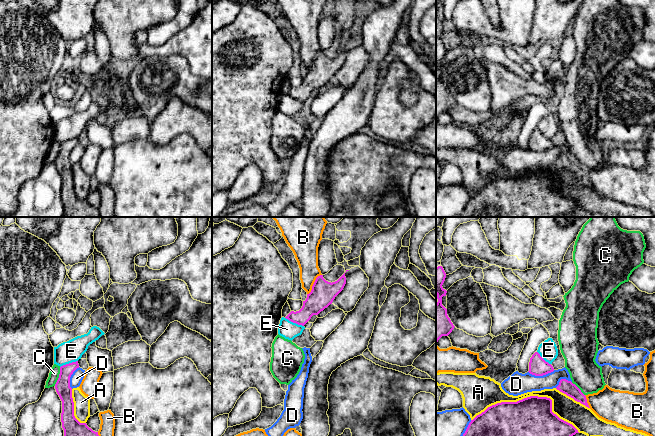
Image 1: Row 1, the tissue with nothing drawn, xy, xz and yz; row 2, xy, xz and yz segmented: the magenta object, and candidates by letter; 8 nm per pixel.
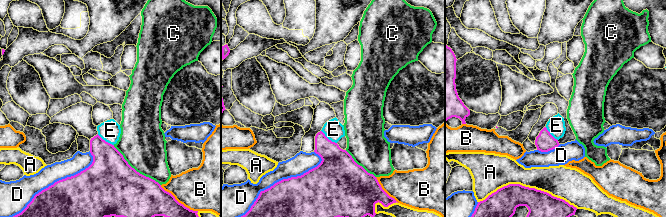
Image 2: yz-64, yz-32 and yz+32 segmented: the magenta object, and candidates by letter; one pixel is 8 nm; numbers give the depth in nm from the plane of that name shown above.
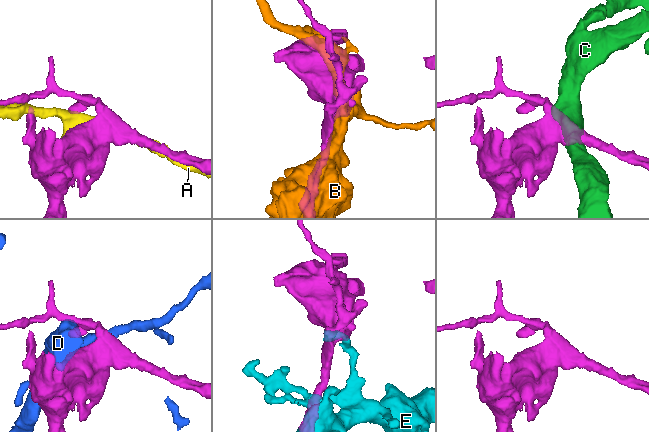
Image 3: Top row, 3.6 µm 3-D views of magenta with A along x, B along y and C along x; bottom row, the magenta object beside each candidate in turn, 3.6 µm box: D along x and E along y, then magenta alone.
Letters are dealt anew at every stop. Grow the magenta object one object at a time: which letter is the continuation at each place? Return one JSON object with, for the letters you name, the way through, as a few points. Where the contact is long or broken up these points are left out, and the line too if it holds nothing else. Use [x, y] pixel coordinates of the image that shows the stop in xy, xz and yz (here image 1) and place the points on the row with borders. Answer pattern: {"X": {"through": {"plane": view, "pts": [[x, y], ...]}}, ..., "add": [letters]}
{"add": []}

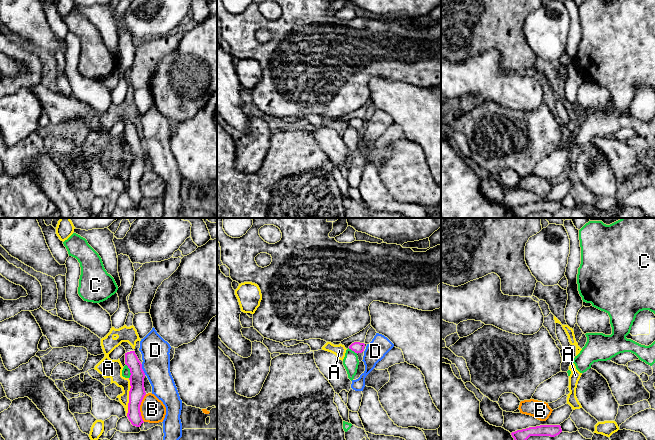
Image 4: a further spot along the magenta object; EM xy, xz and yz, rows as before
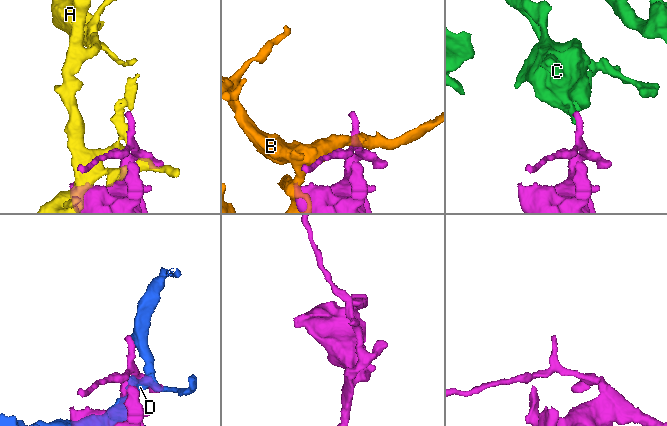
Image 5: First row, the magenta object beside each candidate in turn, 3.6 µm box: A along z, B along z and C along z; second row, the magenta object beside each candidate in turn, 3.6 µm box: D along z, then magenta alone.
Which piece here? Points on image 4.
{"add": []}

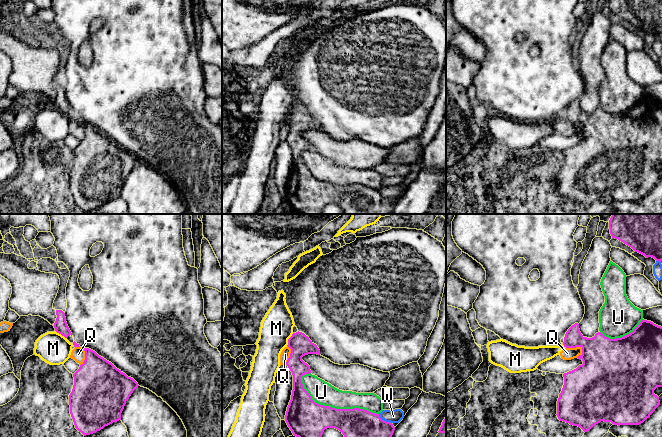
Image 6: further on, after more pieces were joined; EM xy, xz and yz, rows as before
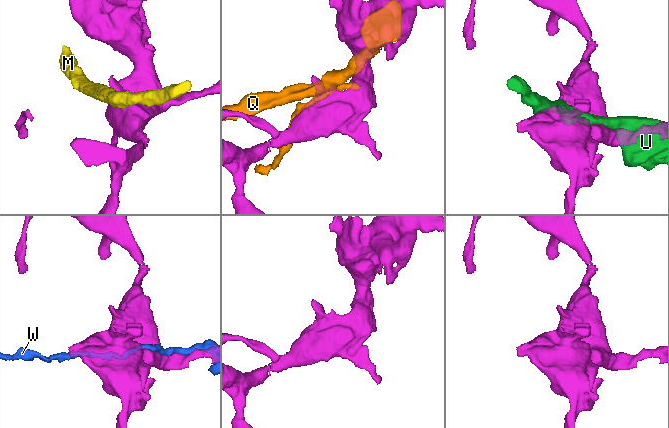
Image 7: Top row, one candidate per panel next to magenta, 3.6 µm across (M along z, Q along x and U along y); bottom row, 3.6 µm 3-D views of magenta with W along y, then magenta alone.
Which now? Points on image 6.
{"add": []}

